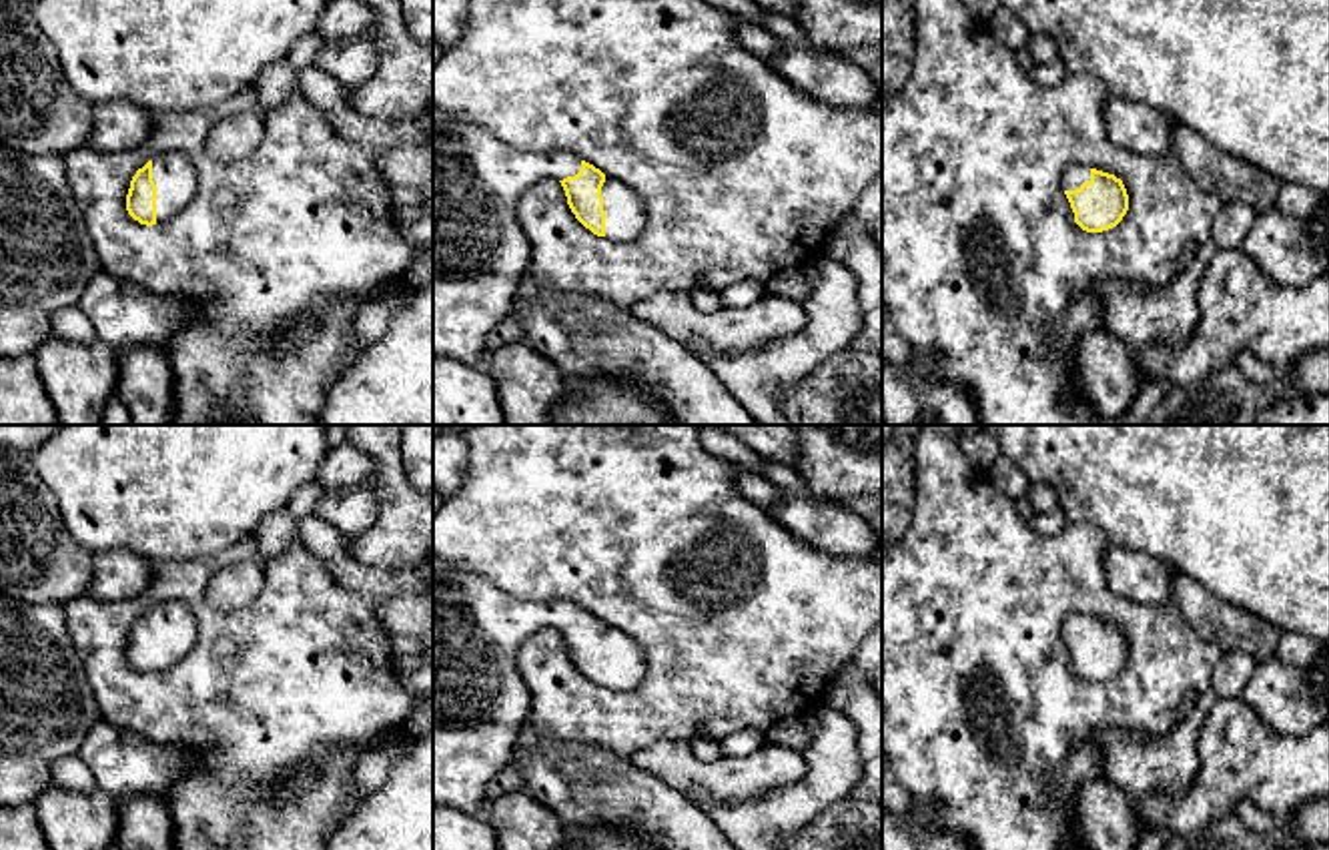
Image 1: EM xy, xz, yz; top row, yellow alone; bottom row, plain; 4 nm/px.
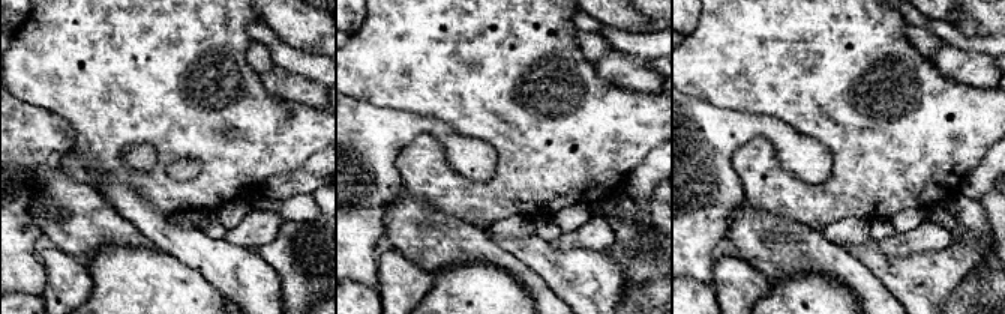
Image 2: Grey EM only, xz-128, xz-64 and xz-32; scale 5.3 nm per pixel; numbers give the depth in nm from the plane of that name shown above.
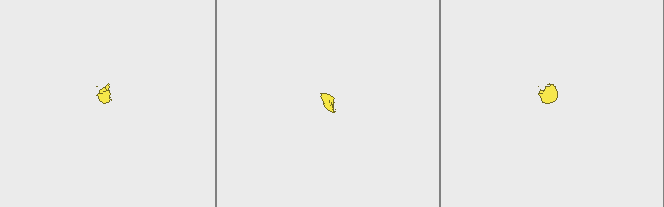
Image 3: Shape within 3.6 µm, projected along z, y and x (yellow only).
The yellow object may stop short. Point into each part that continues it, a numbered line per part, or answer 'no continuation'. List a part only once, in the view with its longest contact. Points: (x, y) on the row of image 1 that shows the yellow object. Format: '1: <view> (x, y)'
1: xy (175, 175)

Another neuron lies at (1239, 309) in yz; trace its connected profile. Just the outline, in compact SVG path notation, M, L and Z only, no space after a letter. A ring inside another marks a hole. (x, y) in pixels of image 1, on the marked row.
M1217 249L1199 279L1199 303L1201 321L1183 345L1147 345L1133 353L1143 383L1167 379L1173 385L1189 385L1235 363L1241 351L1251 351L1277 375L1287 375L1303 355L1329 349L1329 273L1323 273L1305 287L1275 285L1241 249Z

